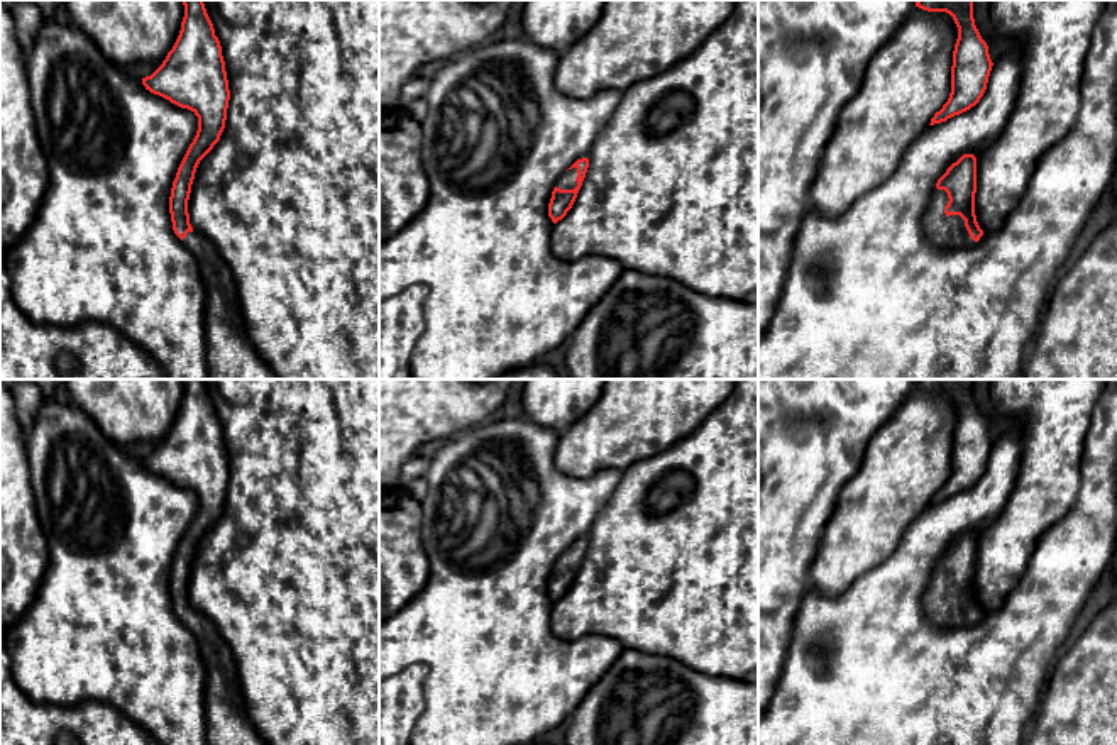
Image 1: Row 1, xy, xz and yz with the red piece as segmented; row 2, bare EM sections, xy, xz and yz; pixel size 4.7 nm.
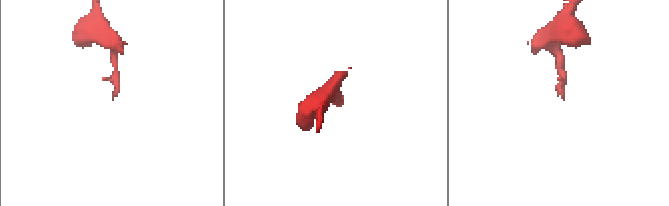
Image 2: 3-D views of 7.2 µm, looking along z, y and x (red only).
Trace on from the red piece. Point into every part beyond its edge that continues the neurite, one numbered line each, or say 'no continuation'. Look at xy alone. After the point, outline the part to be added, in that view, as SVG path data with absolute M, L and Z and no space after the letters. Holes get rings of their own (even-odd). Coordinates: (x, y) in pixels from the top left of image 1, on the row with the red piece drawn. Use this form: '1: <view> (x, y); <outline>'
1: xy (231, 354); M195 230L186 234L183 244L196 257L206 290L208 379L278 379L247 335L235 279L218 249Z

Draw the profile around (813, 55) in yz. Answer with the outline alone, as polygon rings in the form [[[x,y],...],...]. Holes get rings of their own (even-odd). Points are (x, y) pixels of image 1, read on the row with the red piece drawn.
[[[758,0],[758,337],[772,320],[773,308],[785,281],[794,239],[801,220],[809,208],[809,190],[816,178],[826,144],[829,142],[841,108],[856,95],[861,86],[867,66],[877,51],[889,42],[899,25],[905,20],[917,0]]]

